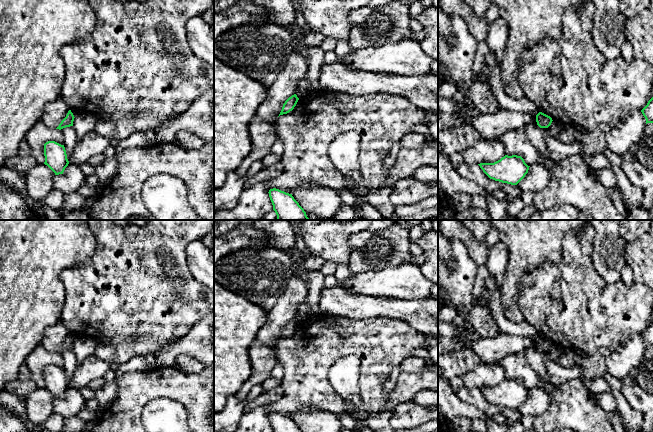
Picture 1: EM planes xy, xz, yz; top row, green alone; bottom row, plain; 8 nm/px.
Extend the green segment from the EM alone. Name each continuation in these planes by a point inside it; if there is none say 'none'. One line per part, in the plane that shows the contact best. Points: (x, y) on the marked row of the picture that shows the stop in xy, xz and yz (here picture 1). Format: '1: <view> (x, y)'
none

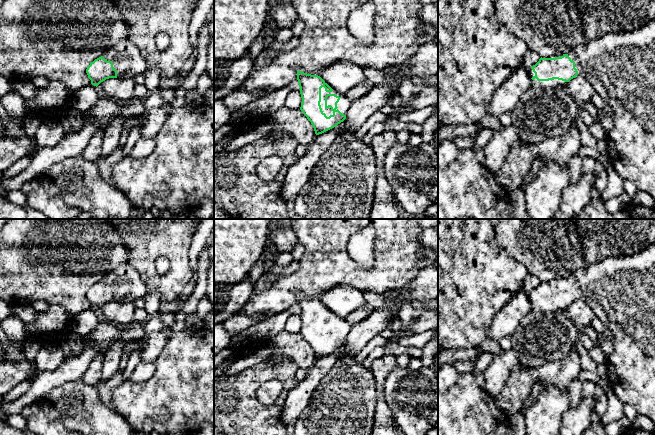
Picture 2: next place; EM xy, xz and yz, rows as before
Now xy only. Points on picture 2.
1: xy (126, 57)

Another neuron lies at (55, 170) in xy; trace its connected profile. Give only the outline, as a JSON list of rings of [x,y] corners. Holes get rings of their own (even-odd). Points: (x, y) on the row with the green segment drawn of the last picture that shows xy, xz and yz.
[[[59,163],[51,166],[44,174],[54,179],[55,177],[61,174],[62,170],[63,164]]]

